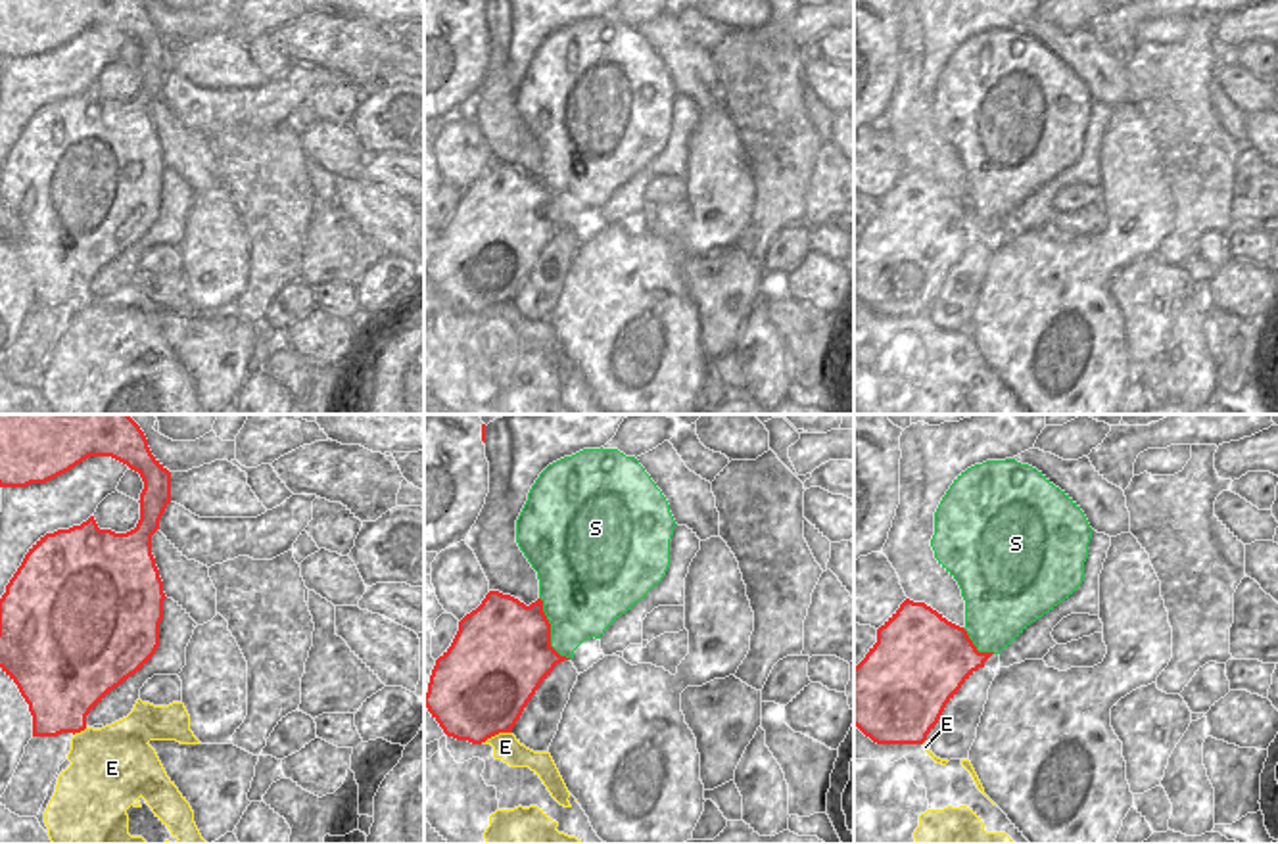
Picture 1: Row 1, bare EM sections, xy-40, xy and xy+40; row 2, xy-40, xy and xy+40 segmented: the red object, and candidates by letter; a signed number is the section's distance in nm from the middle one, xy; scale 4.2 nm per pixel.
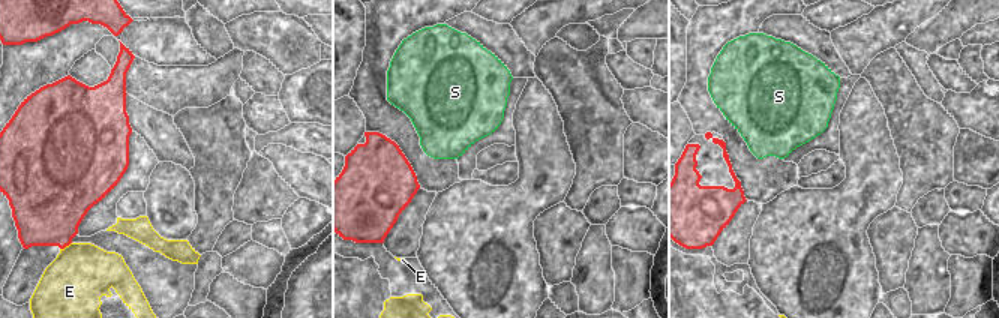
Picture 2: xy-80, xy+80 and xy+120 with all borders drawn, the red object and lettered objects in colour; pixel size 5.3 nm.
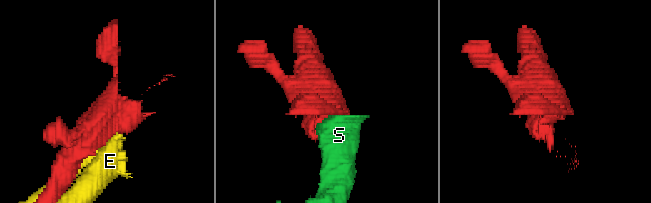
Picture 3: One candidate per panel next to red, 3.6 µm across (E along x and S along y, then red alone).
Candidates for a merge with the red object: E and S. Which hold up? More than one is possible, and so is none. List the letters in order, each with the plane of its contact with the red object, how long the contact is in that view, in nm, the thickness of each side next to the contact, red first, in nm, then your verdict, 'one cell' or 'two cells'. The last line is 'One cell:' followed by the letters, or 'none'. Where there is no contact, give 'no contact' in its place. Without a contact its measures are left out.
E: meets red in xy; contact 130 nm long; 400 nm thick on the red side, 110 nm on the other; two cells
S: meets red in xy; contact 300 nm long; 420 nm thick on the red side, 380 nm on the other; one cell
One cell: S

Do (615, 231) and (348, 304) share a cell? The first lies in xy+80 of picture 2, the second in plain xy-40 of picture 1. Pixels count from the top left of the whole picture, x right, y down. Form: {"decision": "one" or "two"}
{"decision": "two"}

